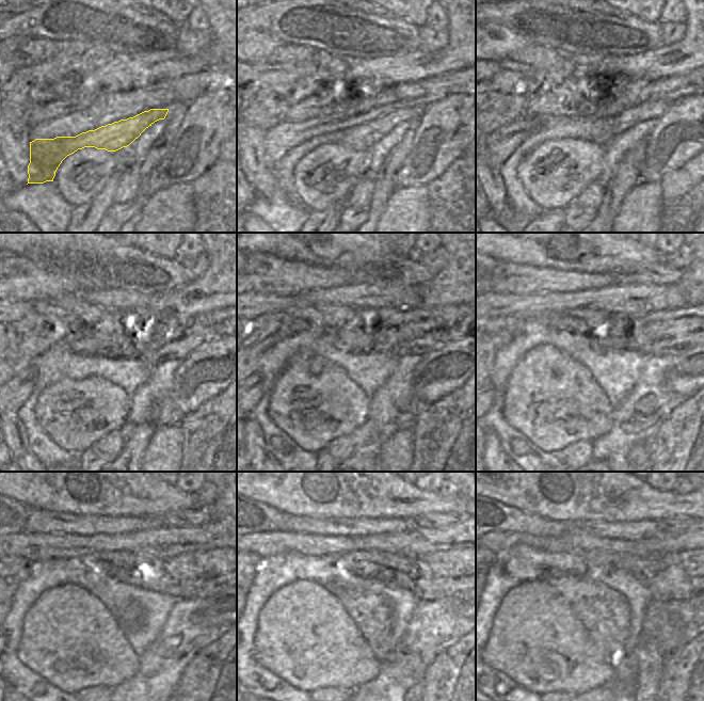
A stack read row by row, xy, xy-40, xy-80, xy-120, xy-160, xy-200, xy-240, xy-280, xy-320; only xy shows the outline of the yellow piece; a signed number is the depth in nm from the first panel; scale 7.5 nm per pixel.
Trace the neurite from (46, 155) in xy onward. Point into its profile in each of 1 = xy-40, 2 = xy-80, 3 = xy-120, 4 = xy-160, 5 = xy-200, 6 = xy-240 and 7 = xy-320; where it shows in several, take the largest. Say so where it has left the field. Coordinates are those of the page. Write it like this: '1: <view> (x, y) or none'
1: xy-40 (362, 137)
2: xy-80 (621, 123)
3: xy-120 (180, 348)
4: xy-160 (420, 346)
5: xy-200 (664, 346)
6: xy-240 (214, 583)
7: xy-320 (692, 584)

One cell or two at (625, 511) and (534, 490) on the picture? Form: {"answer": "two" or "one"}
{"answer": "one"}

